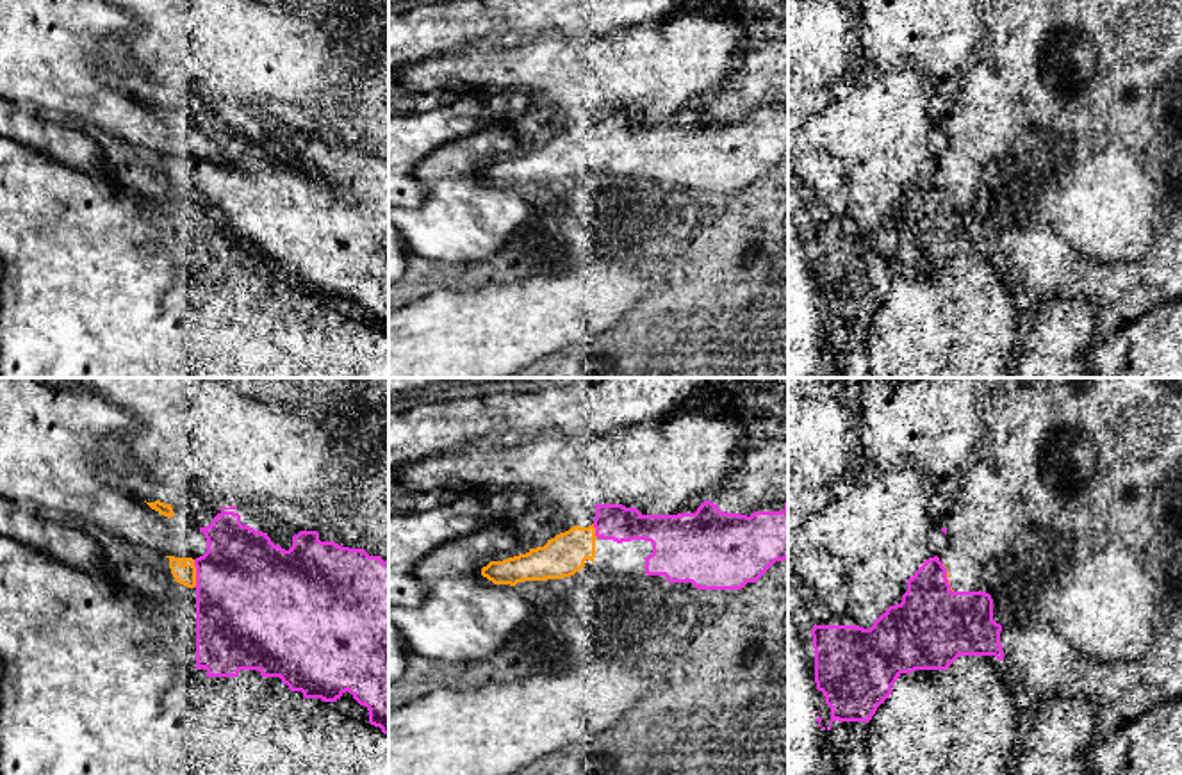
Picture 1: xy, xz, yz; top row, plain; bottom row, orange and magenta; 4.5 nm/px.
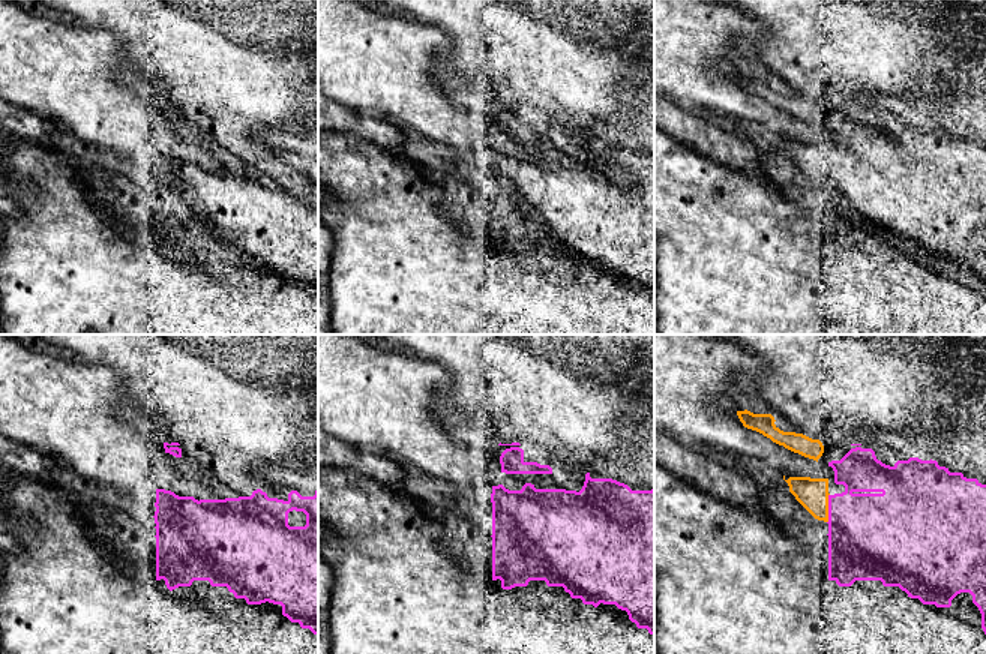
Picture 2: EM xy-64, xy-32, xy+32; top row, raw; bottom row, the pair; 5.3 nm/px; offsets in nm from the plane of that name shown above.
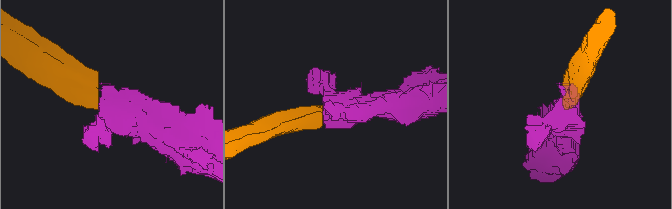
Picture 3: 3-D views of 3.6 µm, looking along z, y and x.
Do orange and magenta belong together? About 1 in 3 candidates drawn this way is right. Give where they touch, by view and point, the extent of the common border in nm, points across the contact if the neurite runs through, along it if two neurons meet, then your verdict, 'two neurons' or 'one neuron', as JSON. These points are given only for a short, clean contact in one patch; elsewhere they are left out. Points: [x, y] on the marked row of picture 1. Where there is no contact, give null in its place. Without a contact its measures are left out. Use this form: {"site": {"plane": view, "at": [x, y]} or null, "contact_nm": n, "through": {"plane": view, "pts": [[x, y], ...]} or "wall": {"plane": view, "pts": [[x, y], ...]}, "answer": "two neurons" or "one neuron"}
{"site": {"plane": "xy", "at": [195, 574]}, "contact_nm": 130, "answer": "one neuron"}

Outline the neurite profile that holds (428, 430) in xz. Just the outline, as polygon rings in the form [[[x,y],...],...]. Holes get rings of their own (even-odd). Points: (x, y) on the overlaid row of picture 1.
[[[562,387],[529,394],[492,394],[421,404],[389,415],[389,472],[471,444],[488,431],[517,442],[538,436],[542,419],[560,422]]]

